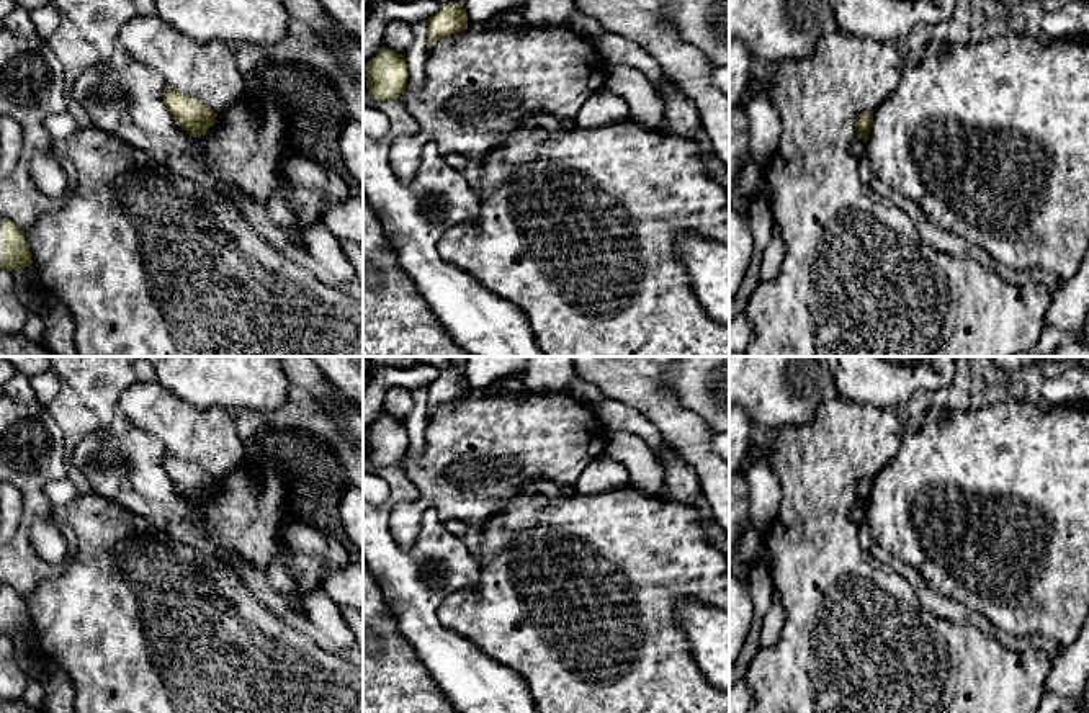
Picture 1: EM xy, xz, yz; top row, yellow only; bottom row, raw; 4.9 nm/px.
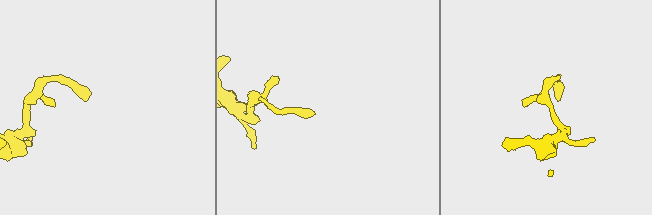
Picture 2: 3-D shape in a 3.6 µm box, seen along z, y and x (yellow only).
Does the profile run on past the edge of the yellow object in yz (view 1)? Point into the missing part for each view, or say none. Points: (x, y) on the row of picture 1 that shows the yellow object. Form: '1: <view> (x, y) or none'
1: none

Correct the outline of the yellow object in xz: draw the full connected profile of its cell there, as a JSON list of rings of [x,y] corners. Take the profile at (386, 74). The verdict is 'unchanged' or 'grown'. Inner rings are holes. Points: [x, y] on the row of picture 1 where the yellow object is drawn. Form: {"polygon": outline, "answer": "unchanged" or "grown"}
{"polygon": [[[383,47],[363,64],[363,70],[368,93],[378,101],[397,98],[407,88],[407,64],[402,54]]], "answer": "unchanged"}

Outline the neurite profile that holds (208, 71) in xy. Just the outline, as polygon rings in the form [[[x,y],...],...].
[[[134,16],[118,36],[121,57],[162,74],[167,85],[199,98],[214,113],[252,93],[235,62],[235,46],[224,41],[198,43],[160,16]]]

